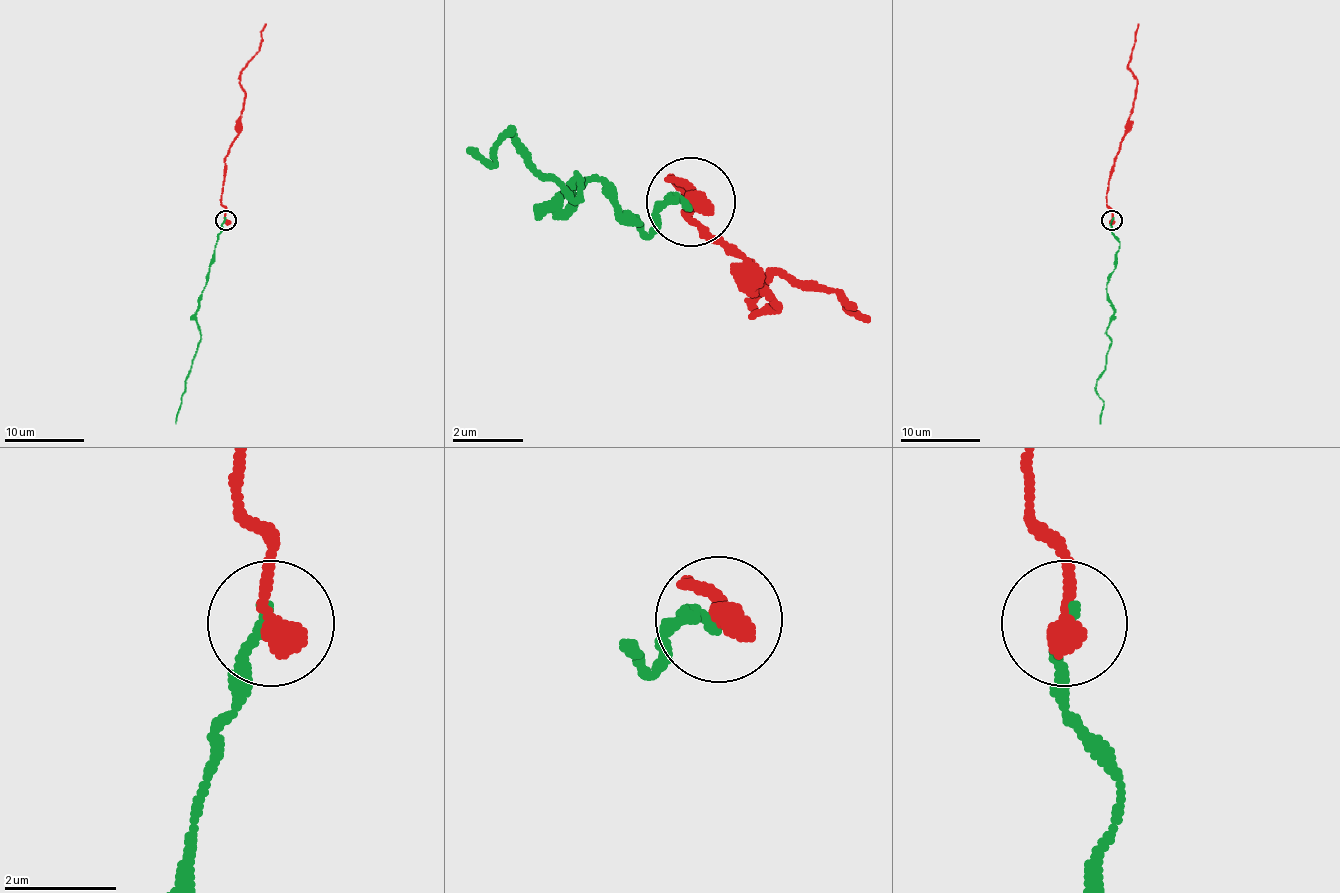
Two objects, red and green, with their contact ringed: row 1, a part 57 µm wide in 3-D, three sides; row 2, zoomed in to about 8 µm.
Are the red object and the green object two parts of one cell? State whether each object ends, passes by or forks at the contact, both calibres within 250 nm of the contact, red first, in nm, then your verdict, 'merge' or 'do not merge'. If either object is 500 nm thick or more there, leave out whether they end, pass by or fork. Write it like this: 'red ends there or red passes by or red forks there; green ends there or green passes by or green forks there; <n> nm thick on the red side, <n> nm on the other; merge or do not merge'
red ends there; green ends there; 460 nm thick on the red side, 200 nm on the other; merge

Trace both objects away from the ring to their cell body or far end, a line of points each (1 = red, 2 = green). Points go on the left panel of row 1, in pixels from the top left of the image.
1: (225, 220), (223, 174), (245, 96), (239, 78), (245, 64), (259, 50), (265, 24)
2: (225, 220), (215, 243), (213, 263), (197, 309), (201, 329), (199, 347), (175, 423)

